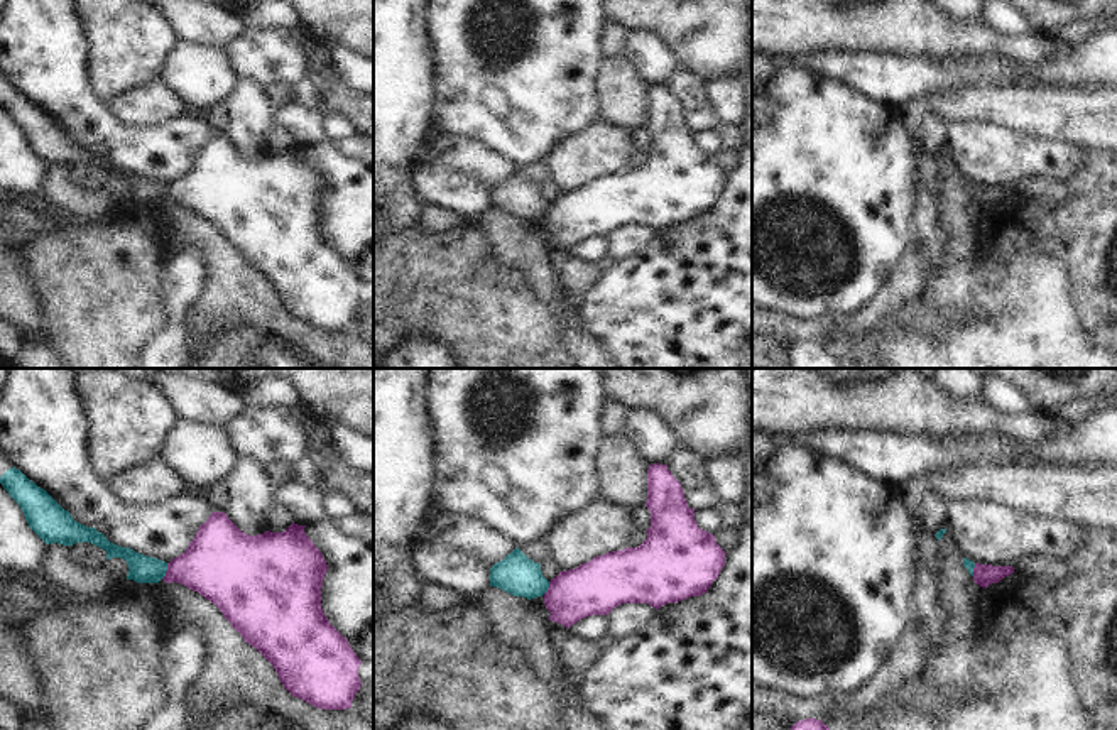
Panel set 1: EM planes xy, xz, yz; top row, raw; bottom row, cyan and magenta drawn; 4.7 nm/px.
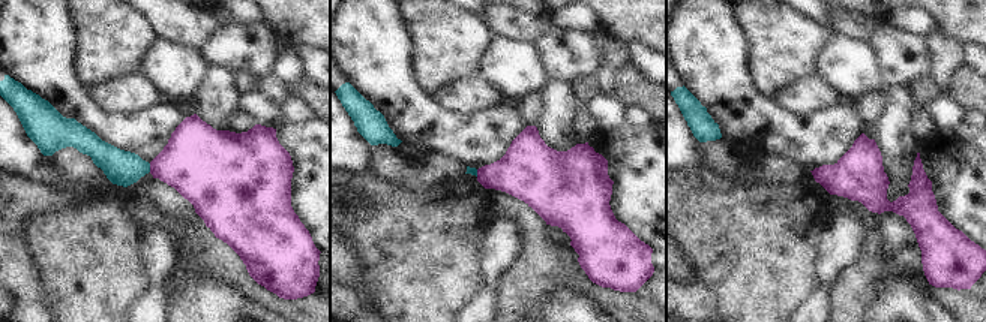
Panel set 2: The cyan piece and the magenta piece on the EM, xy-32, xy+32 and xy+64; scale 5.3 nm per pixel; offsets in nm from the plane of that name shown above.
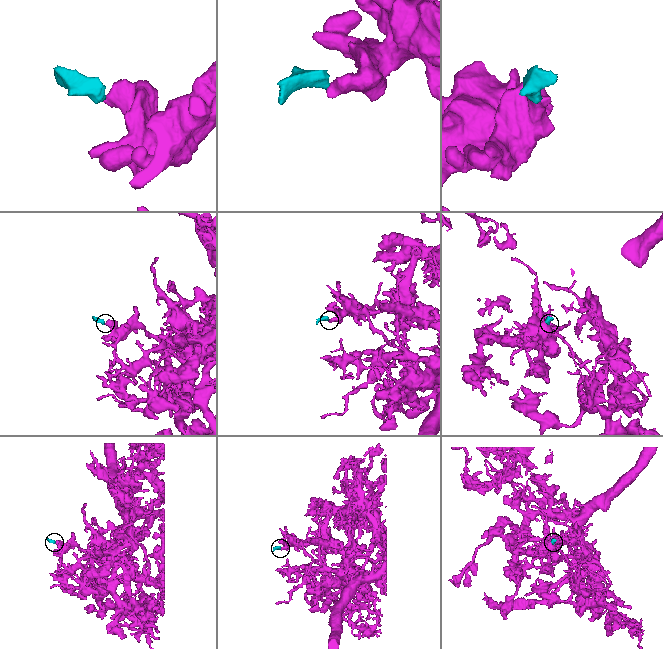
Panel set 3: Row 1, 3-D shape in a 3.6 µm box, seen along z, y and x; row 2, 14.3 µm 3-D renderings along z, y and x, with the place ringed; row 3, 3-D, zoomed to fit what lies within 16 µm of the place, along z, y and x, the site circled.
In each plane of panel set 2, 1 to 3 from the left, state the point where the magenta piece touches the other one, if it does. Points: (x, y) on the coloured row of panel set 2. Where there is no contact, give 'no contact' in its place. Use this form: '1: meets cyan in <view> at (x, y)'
1: meets cyan in xy-32 at (149, 168)
2: meets cyan in xy+32 at (476, 172)
3: no contact

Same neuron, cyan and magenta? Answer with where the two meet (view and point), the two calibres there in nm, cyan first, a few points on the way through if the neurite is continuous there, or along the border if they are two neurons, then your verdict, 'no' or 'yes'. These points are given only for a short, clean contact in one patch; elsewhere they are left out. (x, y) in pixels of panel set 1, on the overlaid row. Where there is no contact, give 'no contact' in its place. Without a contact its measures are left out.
meets cyan in xy at (166, 570); 130 nm thick on the cyan side, 320 nm on the other; border along xy (168, 563), (168, 570), (161, 578); no

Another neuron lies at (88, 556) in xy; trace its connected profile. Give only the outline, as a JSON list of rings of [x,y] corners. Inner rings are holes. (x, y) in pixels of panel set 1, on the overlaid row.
[[[91,542],[69,546],[66,556],[71,559],[71,563],[90,573],[100,571],[106,564],[106,551]]]

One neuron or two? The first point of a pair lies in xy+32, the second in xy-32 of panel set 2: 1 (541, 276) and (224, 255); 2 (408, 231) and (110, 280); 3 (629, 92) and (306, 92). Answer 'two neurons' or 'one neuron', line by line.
1: one neuron
2: one neuron
3: one neuron

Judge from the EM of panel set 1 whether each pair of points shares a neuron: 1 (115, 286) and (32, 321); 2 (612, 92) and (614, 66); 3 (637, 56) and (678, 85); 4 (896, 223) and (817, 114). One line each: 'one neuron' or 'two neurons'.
1: two neurons
2: one neuron
3: two neurons
4: one neuron

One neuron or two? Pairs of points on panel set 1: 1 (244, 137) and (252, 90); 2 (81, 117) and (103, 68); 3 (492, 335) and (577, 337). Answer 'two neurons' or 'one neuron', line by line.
1: one neuron
2: two neurons
3: two neurons

